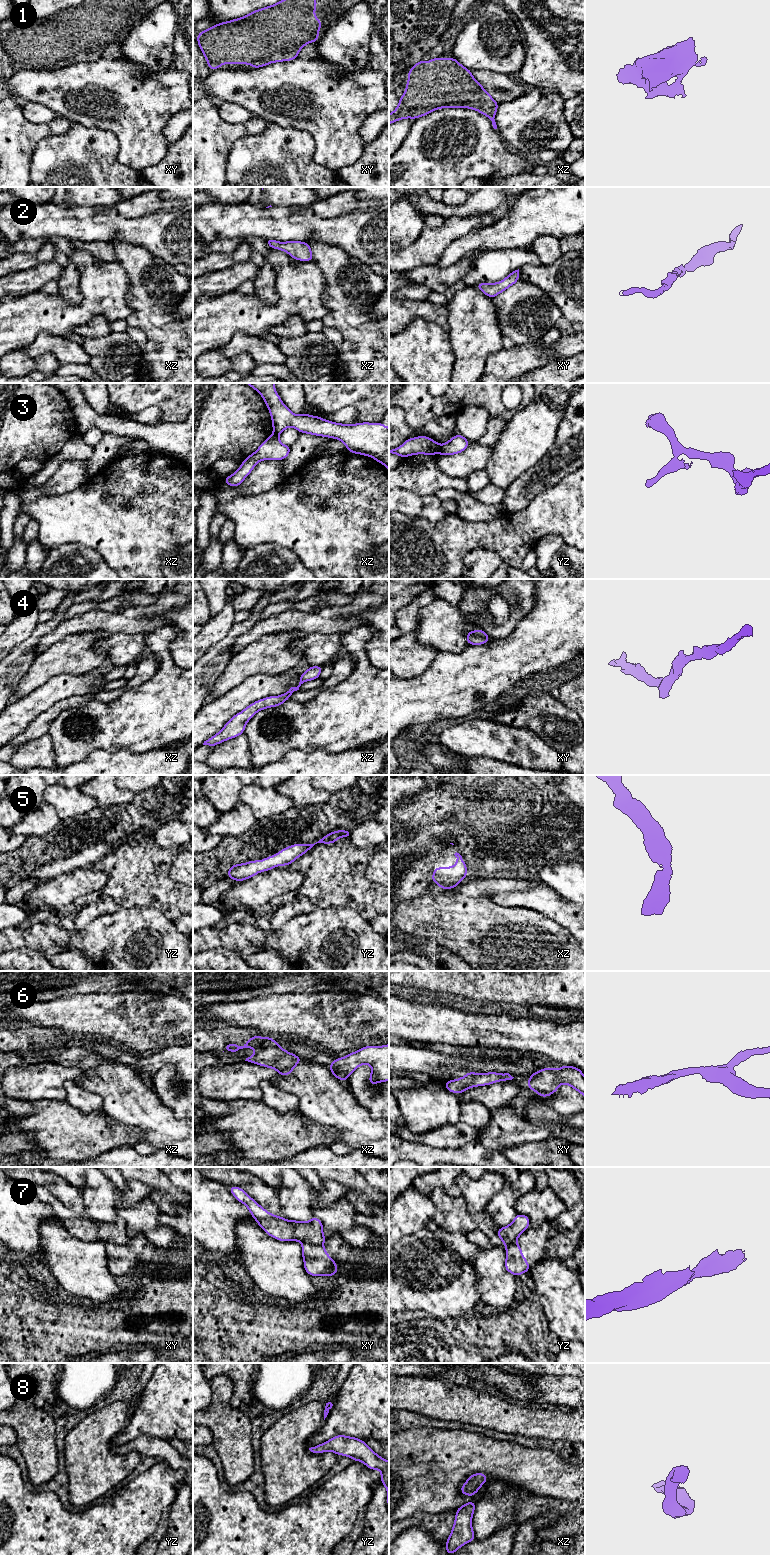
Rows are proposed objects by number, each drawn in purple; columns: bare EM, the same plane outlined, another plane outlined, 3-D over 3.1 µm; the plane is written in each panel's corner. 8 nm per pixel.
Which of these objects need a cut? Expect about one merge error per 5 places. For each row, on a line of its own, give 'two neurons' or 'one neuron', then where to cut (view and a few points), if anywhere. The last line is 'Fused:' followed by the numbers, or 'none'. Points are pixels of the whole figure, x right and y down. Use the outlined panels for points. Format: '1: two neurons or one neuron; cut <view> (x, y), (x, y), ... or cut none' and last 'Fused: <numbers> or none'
1: one neuron; cut none
2: one neuron; cut none
3: two neurons; cut yz (439, 446), (440, 452)
4: one neuron; cut none
5: one neuron; cut none
6: one neuron; cut none
7: two neurons; cut xy (302, 1241), (322, 1245)
8: one neuron; cut none
Fused: 3, 7

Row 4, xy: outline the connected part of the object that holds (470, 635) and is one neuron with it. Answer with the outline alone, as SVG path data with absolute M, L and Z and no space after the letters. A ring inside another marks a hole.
M477 629L472 632L467 632L468 645L481 645L487 643L491 638L482 630Z

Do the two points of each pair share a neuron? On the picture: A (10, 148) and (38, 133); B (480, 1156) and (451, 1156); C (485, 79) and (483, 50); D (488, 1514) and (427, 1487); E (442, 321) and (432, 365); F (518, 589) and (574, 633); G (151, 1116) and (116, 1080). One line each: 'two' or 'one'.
A: one
B: one
C: two
D: two
E: two
F: two
G: one

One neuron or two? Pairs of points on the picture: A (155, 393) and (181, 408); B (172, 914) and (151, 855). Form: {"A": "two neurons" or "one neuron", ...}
{"A": "one neuron", "B": "one neuron"}

